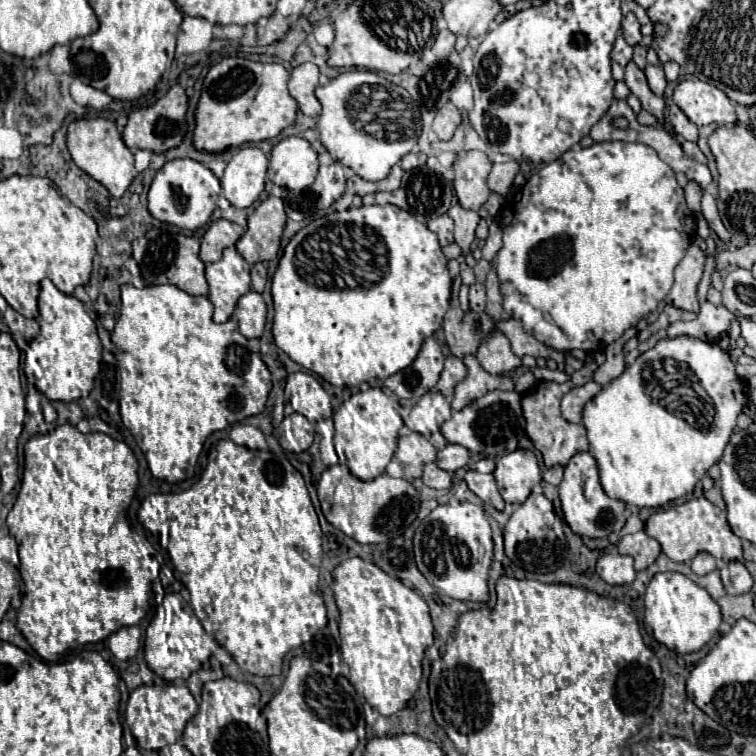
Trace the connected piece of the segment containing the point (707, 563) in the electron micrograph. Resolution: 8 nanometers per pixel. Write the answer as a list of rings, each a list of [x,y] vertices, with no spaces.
[[[698,553],[692,559],[692,565],[690,567],[692,567],[692,571],[696,575],[708,575],[708,573],[712,573],[718,567],[718,563],[716,563],[716,559],[710,553]]]

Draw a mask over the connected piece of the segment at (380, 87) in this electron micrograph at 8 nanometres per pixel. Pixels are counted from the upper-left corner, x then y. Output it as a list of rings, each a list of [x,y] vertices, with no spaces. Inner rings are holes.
[[[366,69],[344,71],[338,77],[334,77],[328,85],[318,87],[316,97],[322,103],[322,113],[316,123],[322,145],[338,163],[350,167],[356,175],[360,175],[366,181],[382,181],[392,169],[392,165],[396,165],[406,153],[412,151],[422,131],[420,111],[414,99],[410,97],[410,93],[404,87],[398,87],[388,79],[376,75],[374,71],[366,71]]]

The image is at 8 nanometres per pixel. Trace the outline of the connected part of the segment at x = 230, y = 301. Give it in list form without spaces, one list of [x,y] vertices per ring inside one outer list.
[[[226,249],[222,259],[206,265],[206,279],[210,285],[208,299],[214,305],[214,323],[230,319],[238,299],[250,291],[250,265],[234,249]]]

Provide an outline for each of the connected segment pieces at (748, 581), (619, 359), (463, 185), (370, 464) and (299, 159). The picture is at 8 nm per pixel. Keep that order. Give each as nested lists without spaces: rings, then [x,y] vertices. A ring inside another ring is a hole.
[[[740,561],[724,563],[720,573],[722,573],[722,585],[728,591],[728,595],[744,595],[752,589],[752,577]]]
[[[614,341],[610,347],[606,347],[606,361],[596,369],[594,373],[594,381],[600,385],[610,383],[612,379],[616,379],[622,371],[624,371],[624,353],[622,353],[622,345],[624,341]]]
[[[468,151],[466,157],[454,165],[454,189],[464,209],[478,211],[486,203],[490,195],[486,185],[490,169],[492,163],[482,151]]]
[[[360,383],[360,385],[356,385],[356,387],[336,387],[336,385],[333,385],[336,389],[335,395],[344,401],[344,403],[338,407],[338,411],[334,413],[334,448],[338,458],[340,459],[340,463],[342,463],[342,465],[346,465],[354,477],[358,477],[358,479],[362,479],[362,481],[368,481],[368,479],[374,479],[374,477],[376,477],[376,475],[380,475],[380,473],[386,473],[386,465],[390,463],[390,459],[395,457],[398,461],[396,452],[398,449],[398,431],[400,431],[400,427],[402,427],[402,419],[407,429],[402,432],[403,434],[401,433],[399,435],[399,439],[400,437],[406,437],[406,435],[410,435],[410,433],[418,433],[418,431],[412,431],[412,429],[408,429],[408,425],[406,425],[406,419],[410,417],[410,411],[412,411],[412,407],[414,407],[414,405],[416,405],[420,399],[414,399],[414,401],[412,401],[411,399],[400,398],[398,401],[400,405],[398,411],[401,415],[400,417],[400,415],[396,413],[394,405],[392,405],[392,399],[390,399],[390,397],[388,397],[388,395],[386,395],[386,393],[384,393],[380,387],[370,386],[370,389],[368,388],[365,391],[361,391],[361,384],[362,383]],[[353,388],[358,388],[360,393],[354,393],[354,395],[352,395]]]
[[[302,137],[282,139],[270,155],[270,167],[276,173],[274,183],[286,189],[306,189],[318,173],[318,153]]]

